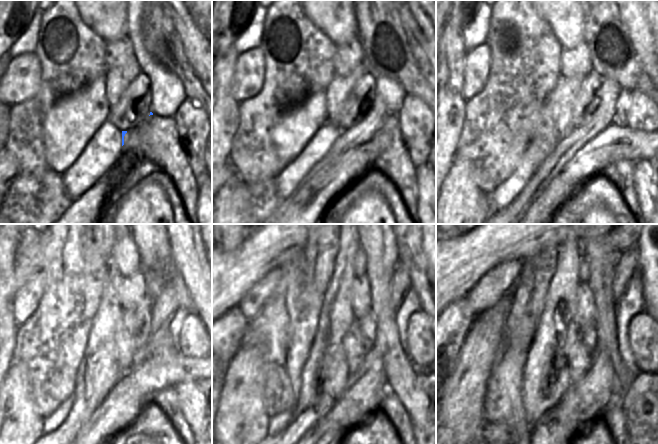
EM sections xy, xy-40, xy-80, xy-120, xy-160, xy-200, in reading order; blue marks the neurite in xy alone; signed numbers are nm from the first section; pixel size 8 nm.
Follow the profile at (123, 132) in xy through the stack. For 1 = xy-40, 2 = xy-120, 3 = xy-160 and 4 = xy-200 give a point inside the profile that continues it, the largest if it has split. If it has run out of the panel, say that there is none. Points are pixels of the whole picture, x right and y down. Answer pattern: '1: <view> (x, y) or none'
1: xy-40 (356, 136)
2: xy-120 (162, 307)
3: xy-160 (400, 280)
4: xy-200 (628, 263)

